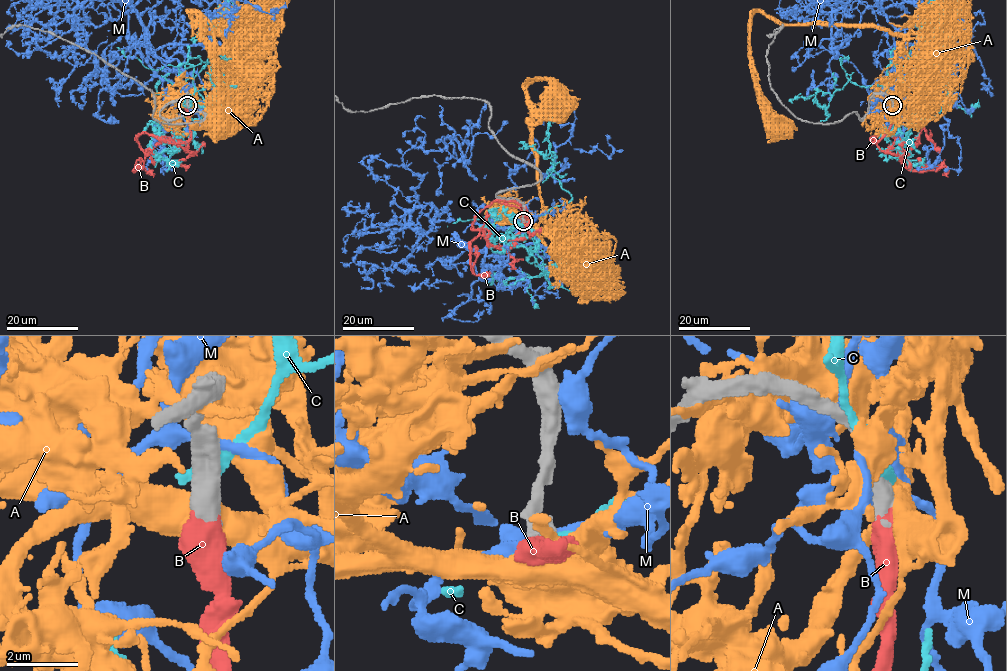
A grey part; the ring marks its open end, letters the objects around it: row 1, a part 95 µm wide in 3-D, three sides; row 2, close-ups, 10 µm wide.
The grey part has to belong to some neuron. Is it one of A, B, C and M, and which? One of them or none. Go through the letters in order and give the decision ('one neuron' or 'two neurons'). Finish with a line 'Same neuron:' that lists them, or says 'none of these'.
A: two neurons
B: one neuron
C: two neurons
M: two neurons
Same neuron: B

